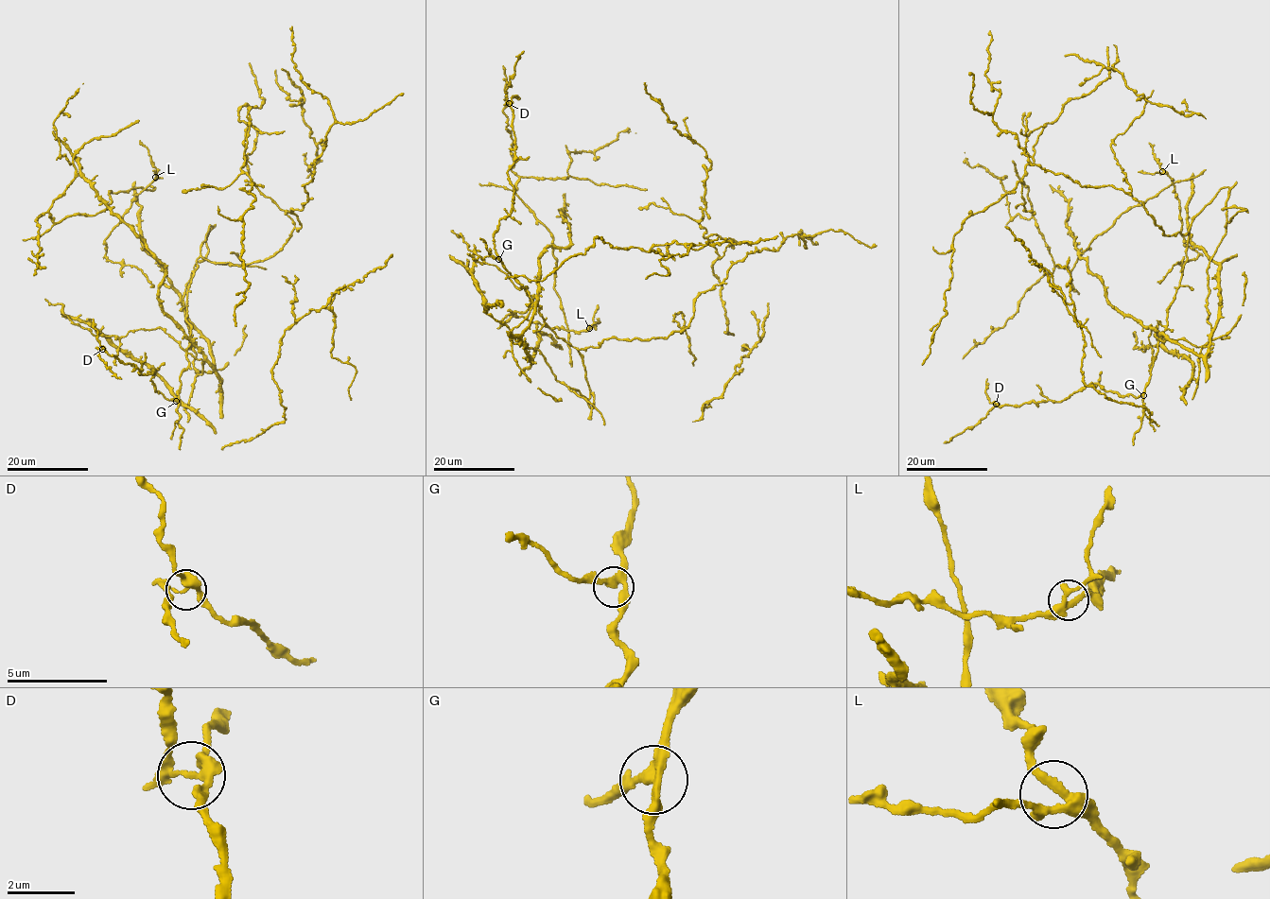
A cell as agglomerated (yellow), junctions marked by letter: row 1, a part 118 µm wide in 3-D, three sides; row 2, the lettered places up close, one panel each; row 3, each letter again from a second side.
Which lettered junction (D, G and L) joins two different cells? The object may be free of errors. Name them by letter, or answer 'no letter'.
D

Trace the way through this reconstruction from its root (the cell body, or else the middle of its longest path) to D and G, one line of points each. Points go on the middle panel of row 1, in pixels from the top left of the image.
D: (551, 329), (504, 268), (493, 242), (513, 189), (508, 175), (515, 148), (509, 103)
G: (551, 329), (539, 315), (540, 307), (530, 302), (527, 290), (498, 259)

